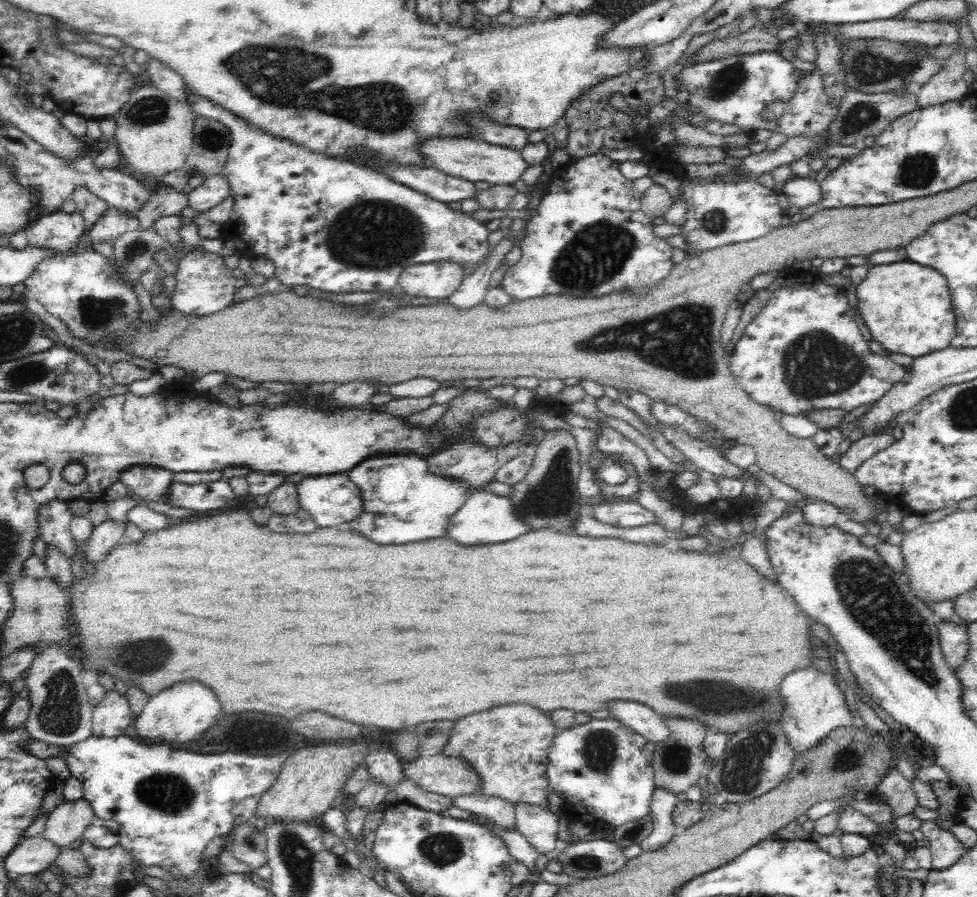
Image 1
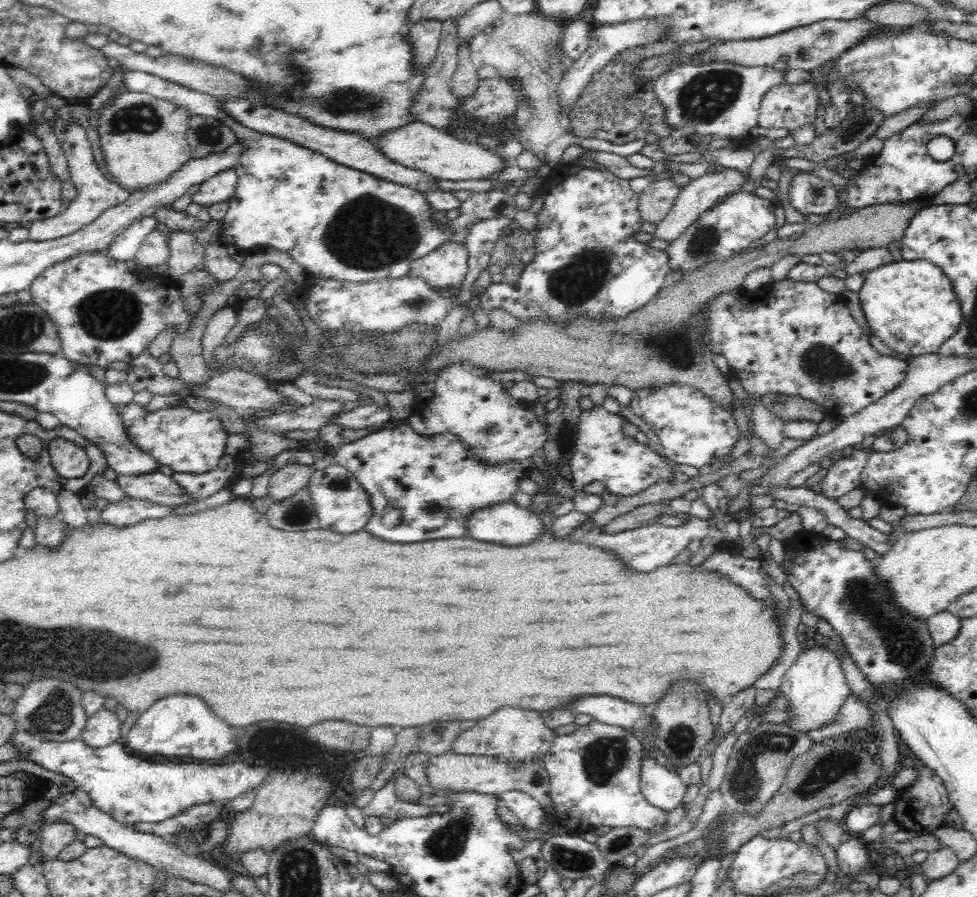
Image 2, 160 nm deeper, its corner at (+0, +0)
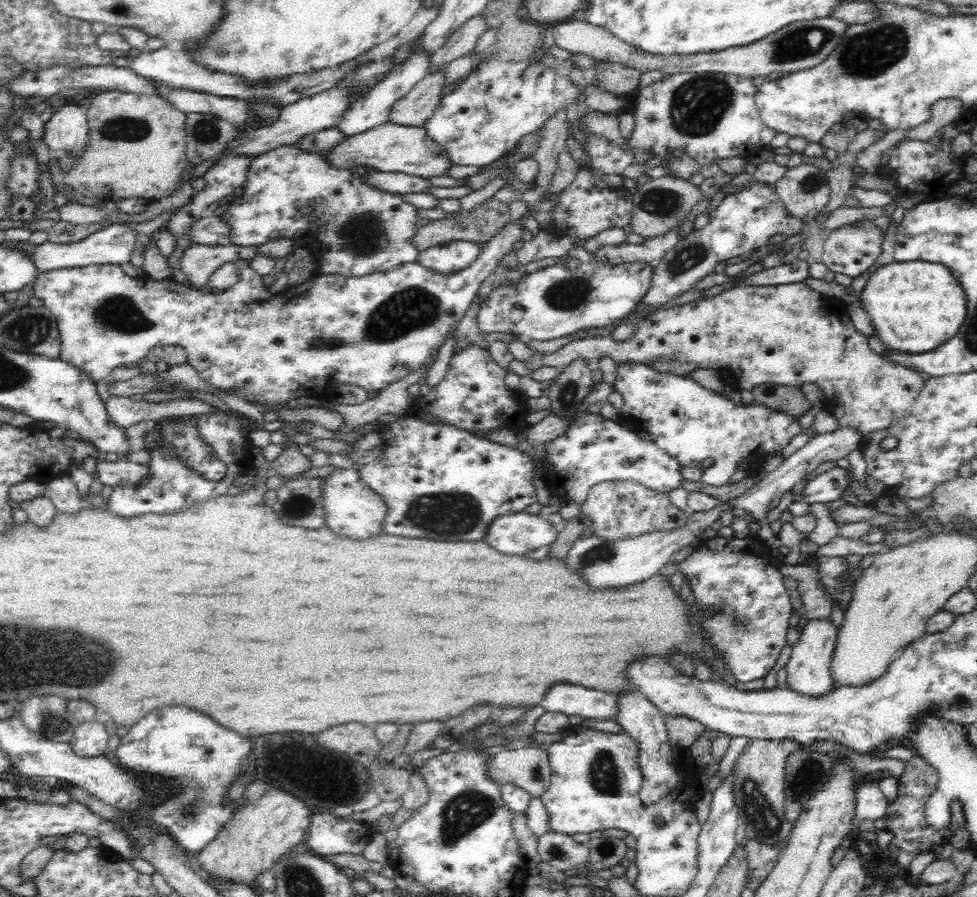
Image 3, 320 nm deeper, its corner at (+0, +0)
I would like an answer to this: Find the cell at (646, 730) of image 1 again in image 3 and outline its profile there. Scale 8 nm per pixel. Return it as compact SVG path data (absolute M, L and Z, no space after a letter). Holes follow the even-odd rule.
M558 682L547 689L539 706L545 712L558 712L566 717L582 716L584 719L615 720L618 713L617 696L613 692L598 692L592 688Z

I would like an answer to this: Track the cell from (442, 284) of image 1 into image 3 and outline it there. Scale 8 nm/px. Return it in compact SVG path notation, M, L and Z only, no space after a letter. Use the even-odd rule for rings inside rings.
M455 239L419 253L417 262L439 274L451 274L465 270L481 254L481 246L465 239Z

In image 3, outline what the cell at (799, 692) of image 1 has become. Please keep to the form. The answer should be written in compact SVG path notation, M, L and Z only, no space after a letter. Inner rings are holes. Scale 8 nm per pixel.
M809 618L800 630L798 641L792 646L790 660L786 664L787 688L799 694L818 697L827 694L835 688L834 680L830 675L830 658L834 650L837 628L828 618Z

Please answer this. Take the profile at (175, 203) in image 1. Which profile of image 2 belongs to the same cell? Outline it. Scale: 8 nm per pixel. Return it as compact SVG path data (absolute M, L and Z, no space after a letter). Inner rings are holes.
M142 218L140 221L130 224L127 230L114 238L108 249L100 251L100 253L104 253L106 257L110 257L116 262L135 261L140 244L158 226L159 222L155 218Z

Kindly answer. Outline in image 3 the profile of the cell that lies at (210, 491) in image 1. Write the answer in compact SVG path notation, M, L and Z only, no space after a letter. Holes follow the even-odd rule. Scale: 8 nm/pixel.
M102 456L102 459L96 459L94 476L97 486L129 486L140 478L146 478L146 465L126 461L124 458L108 461Z

